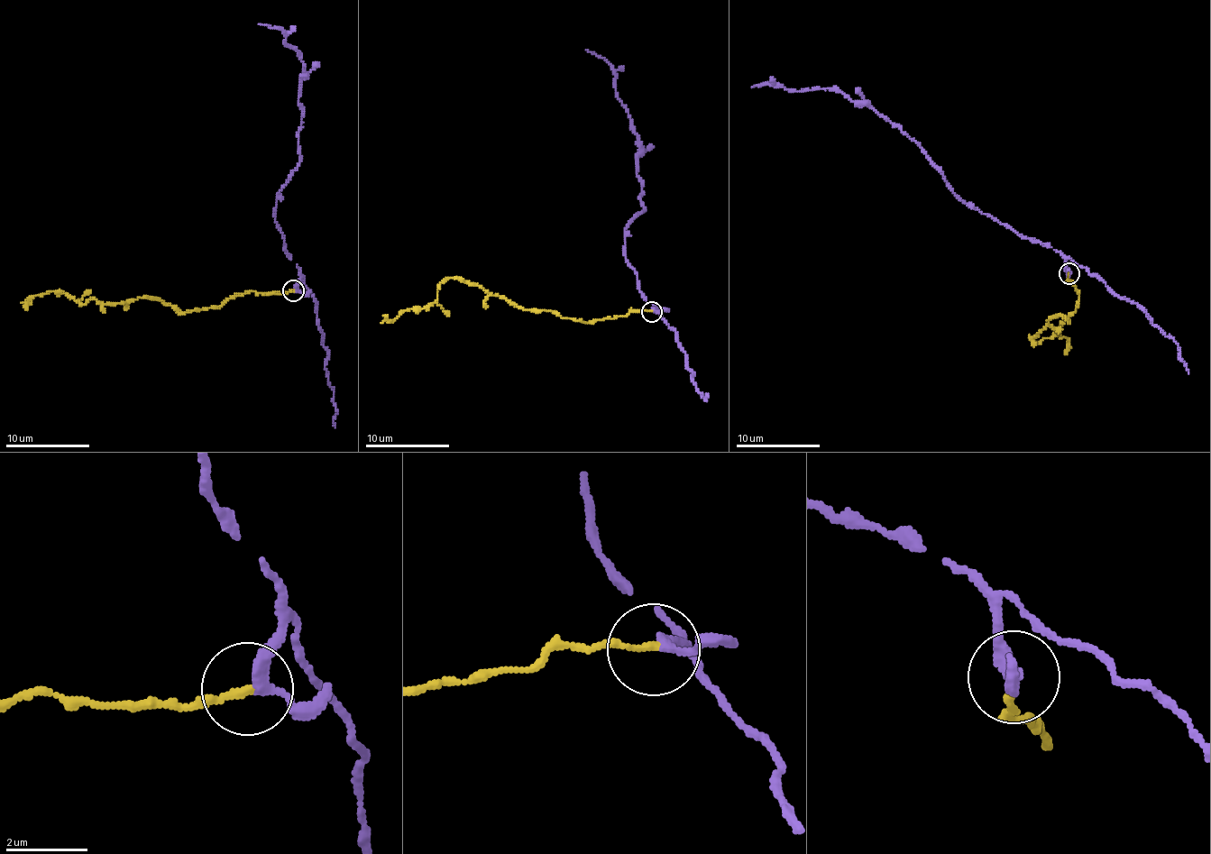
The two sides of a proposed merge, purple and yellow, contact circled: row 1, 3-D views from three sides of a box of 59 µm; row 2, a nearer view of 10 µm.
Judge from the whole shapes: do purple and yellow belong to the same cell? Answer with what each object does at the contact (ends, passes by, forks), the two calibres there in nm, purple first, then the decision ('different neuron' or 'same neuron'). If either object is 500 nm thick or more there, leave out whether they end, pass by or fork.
purple passes by | yellow ends | 240/160 nm | different neuron

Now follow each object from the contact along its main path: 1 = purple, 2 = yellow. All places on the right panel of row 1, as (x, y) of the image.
1: (1068, 272), (1051, 247), (1022, 238), (960, 200), (942, 171), (867, 105), (827, 88), (751, 87)
2: (1068, 272), (1078, 305), (1068, 322), (1060, 316), (1029, 337), (1034, 343), (1057, 331), (1069, 343), (1065, 354)

